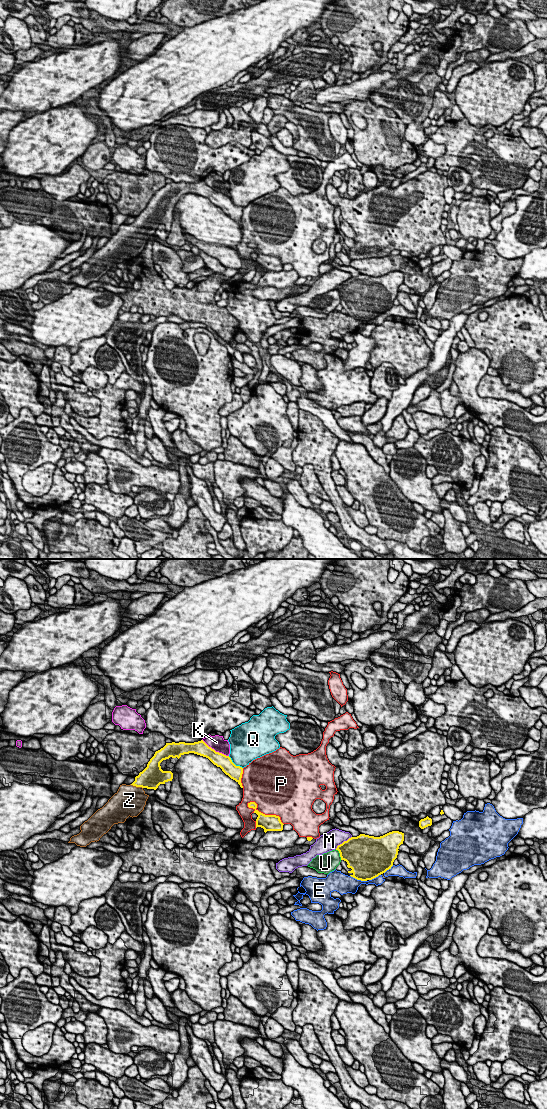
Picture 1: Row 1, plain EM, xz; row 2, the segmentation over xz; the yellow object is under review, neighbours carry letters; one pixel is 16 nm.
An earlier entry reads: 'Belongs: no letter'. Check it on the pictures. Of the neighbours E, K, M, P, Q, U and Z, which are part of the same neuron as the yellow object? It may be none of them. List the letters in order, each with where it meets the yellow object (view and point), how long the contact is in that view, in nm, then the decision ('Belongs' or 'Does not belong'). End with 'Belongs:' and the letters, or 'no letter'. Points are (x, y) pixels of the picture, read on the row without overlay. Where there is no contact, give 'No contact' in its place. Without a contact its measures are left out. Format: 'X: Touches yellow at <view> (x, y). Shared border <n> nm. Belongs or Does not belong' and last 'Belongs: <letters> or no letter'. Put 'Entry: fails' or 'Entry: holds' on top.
Entry: fails
E: Touches yellow at xz (358, 319). Shared border 280 nm. Does not belong
K: Touches yellow at xz (214, 190). Shared border 500 nm. Does not belong
M: Touches yellow at xz (344, 281). Shared border 340 nm. Does not belong
P: Touches yellow at xz (266, 255). Shared border 700 nm. Does not belong
Q: Touches yellow at xz (234, 204). Shared border 320 nm. Does not belong
U: Touches yellow at xz (340, 294). Shared border 200 nm. Does not belong
Z: Touches yellow at xz (136, 226). Shared border 220 nm. Belongs
Belongs: Z

